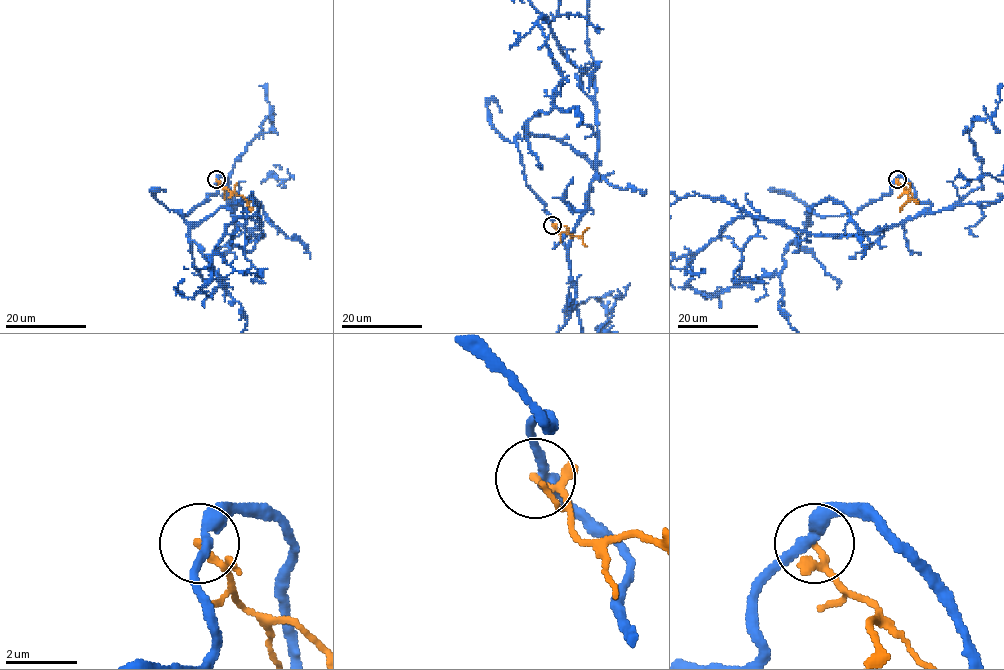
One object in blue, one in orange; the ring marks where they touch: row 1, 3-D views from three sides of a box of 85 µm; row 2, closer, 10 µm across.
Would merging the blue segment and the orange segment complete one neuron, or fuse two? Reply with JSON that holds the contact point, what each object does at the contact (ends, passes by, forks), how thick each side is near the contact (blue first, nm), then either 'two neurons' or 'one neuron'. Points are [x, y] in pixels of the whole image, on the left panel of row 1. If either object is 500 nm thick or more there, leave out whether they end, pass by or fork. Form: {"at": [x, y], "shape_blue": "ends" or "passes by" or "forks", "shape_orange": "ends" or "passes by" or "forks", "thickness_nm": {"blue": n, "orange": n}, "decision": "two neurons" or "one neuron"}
{"at": [216, 179], "shape_blue": "passes by", "shape_orange": "passes by", "thickness_nm": {"blue": 360, "orange": 140}, "decision": "two neurons"}

